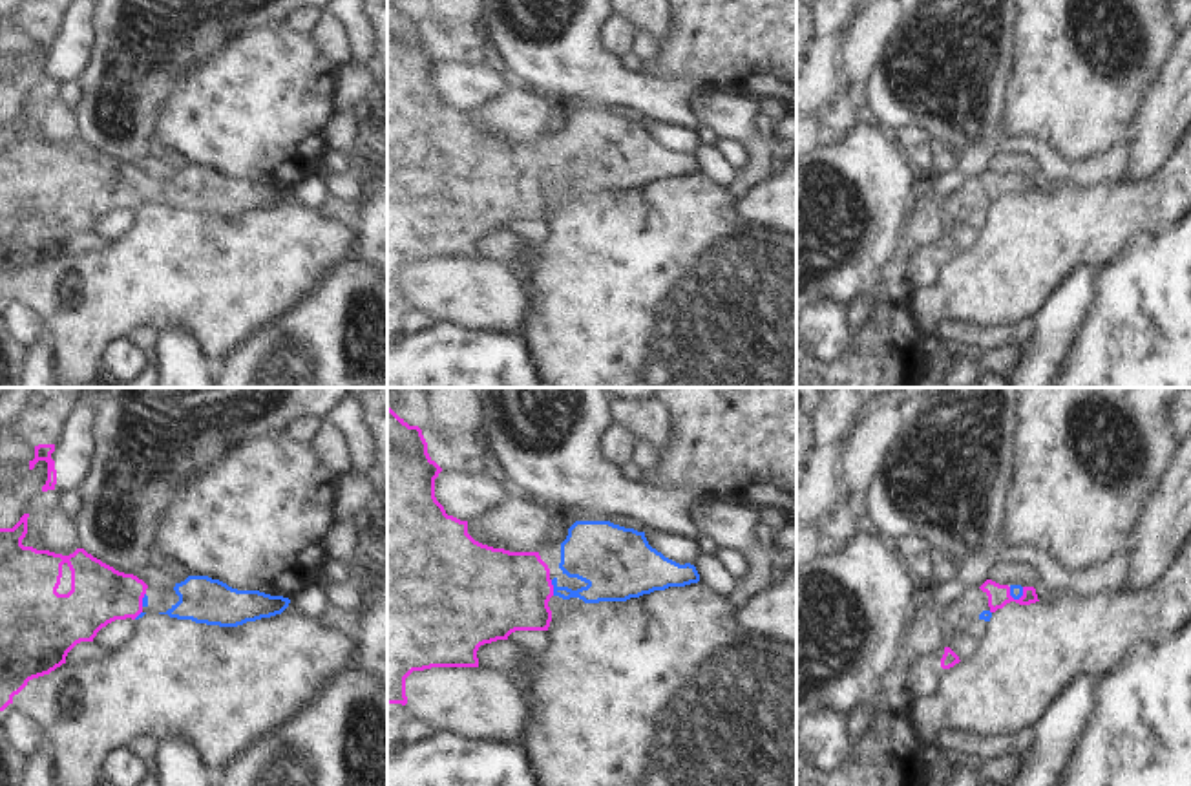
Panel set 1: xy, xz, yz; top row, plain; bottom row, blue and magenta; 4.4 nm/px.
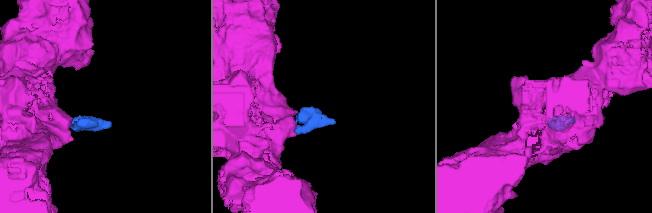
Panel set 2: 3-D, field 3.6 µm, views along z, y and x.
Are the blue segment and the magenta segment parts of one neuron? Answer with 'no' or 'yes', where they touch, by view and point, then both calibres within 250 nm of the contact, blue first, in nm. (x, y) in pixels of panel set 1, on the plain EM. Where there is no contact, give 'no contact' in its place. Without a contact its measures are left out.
yes; meets blue in xz at (554, 178); 280 nm thick on the blue side, 380 nm on the other

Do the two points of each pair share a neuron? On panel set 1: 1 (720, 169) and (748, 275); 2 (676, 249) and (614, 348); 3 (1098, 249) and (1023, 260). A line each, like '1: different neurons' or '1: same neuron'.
1: different neurons
2: same neuron
3: same neuron

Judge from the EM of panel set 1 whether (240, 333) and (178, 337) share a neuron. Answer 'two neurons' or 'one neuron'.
two neurons

